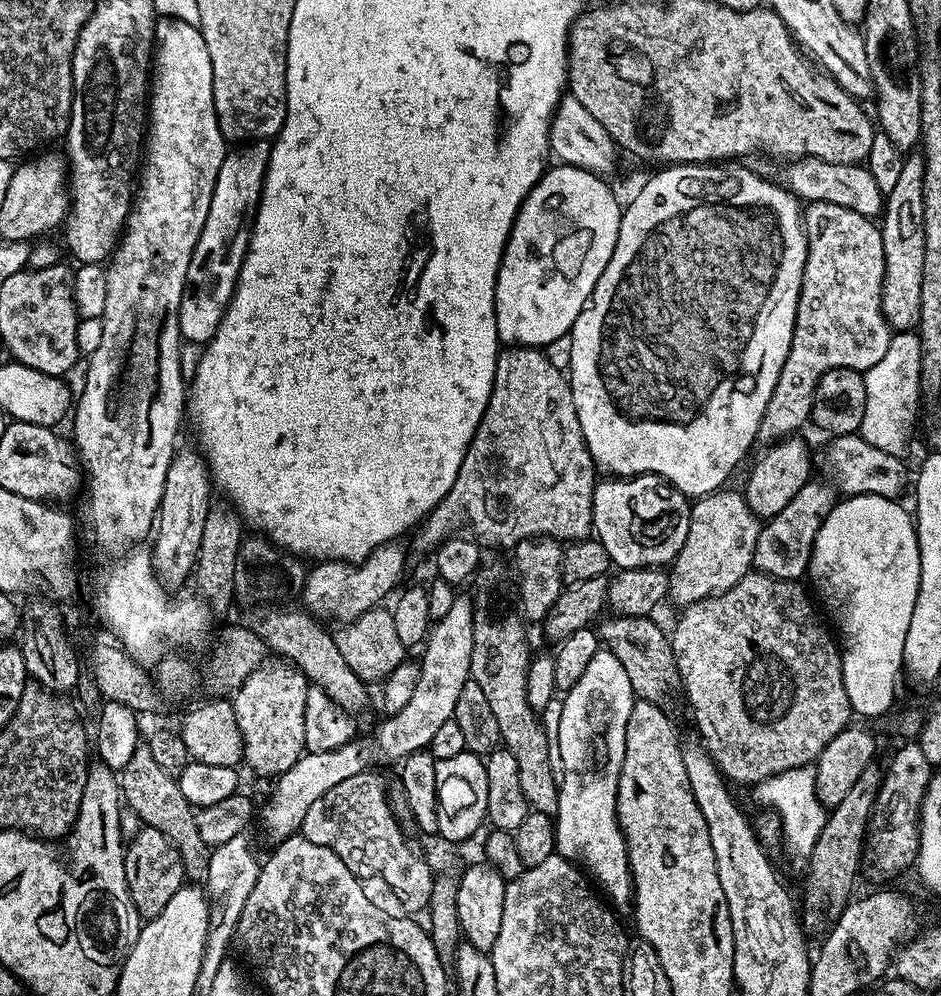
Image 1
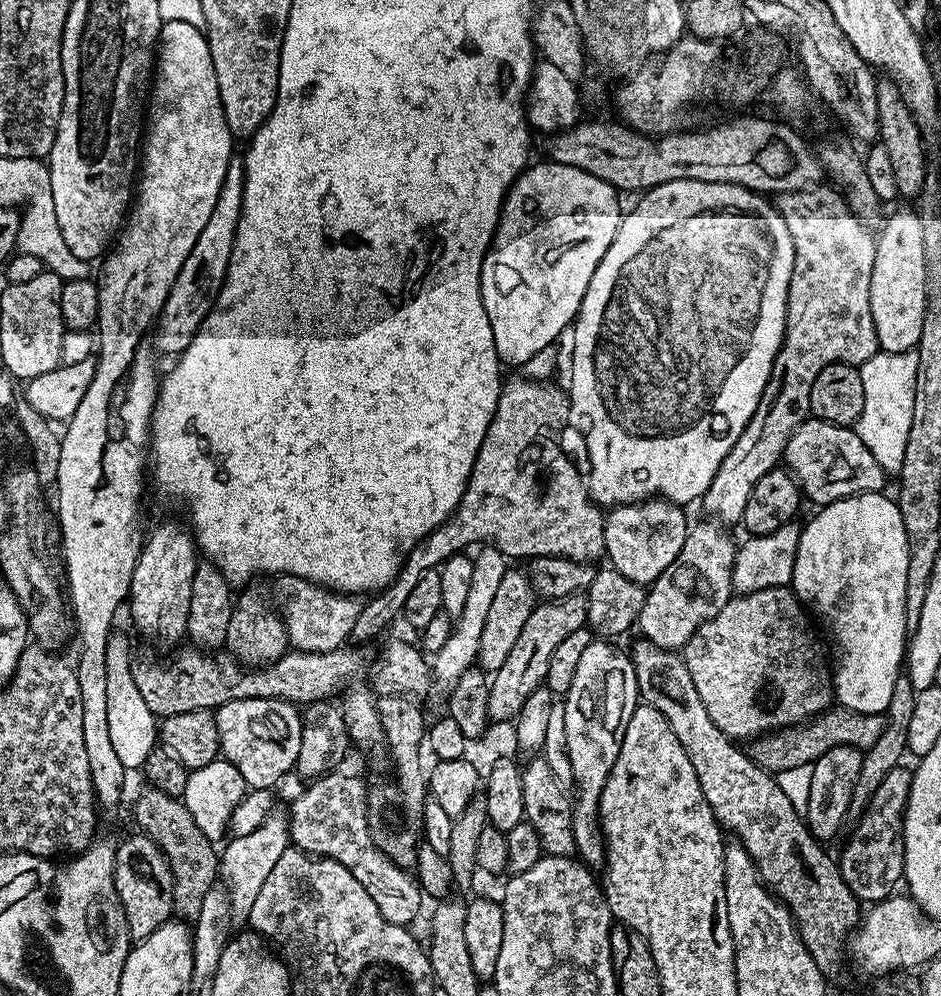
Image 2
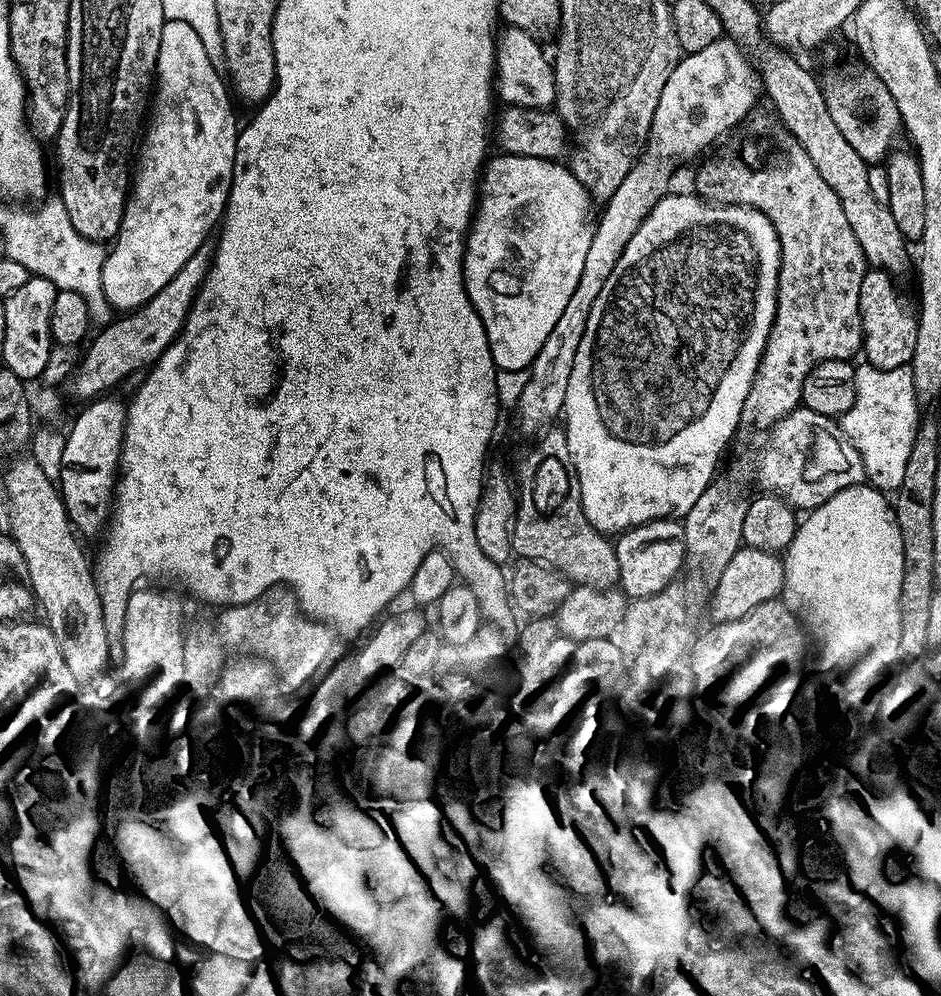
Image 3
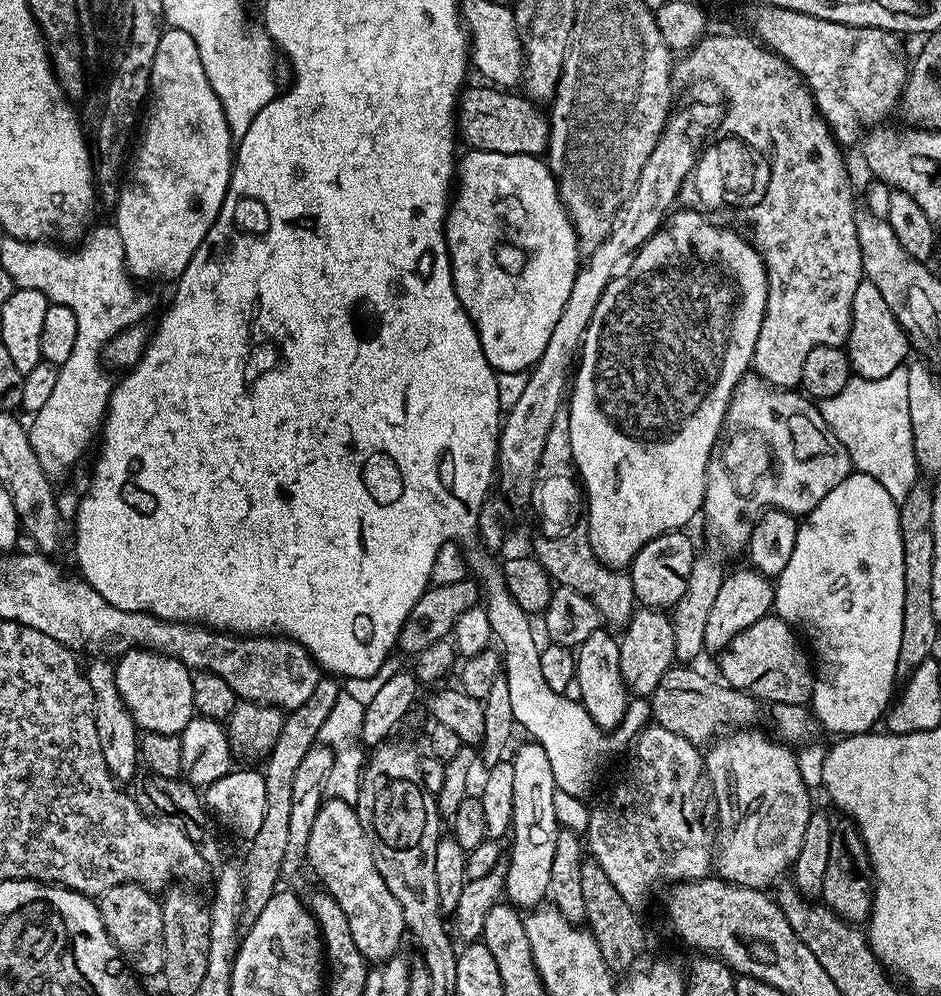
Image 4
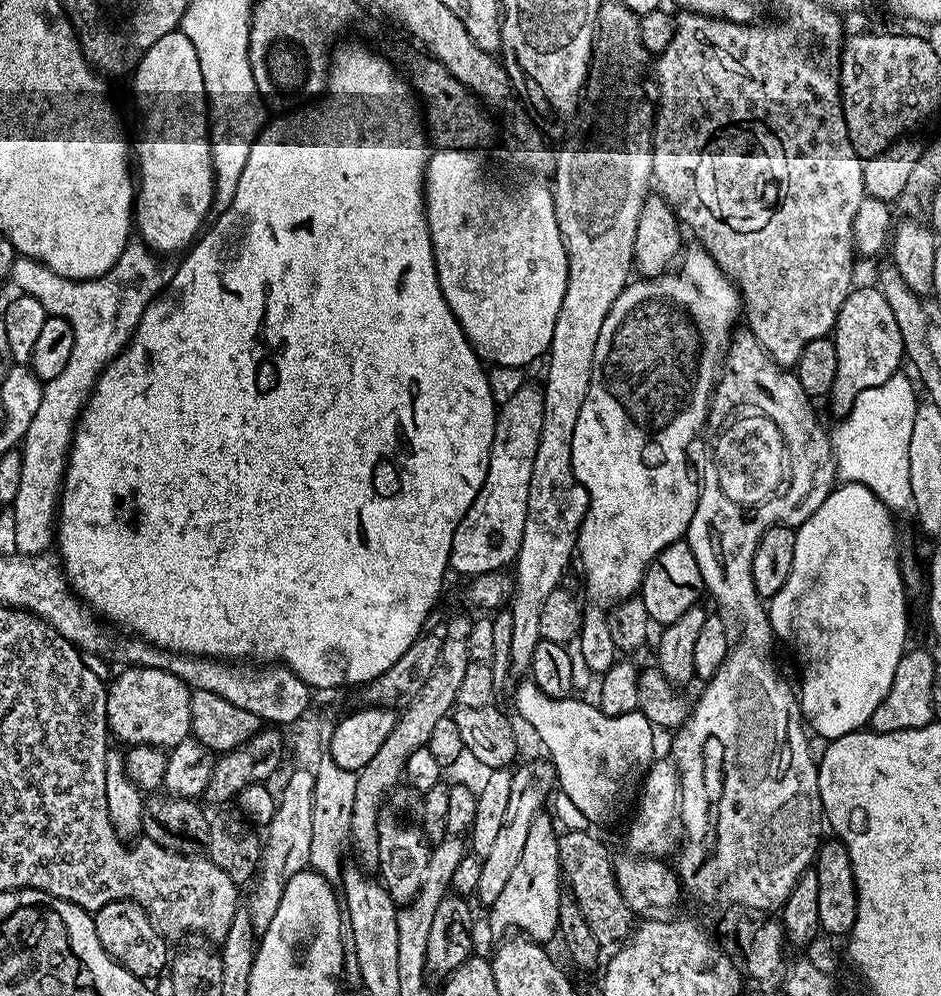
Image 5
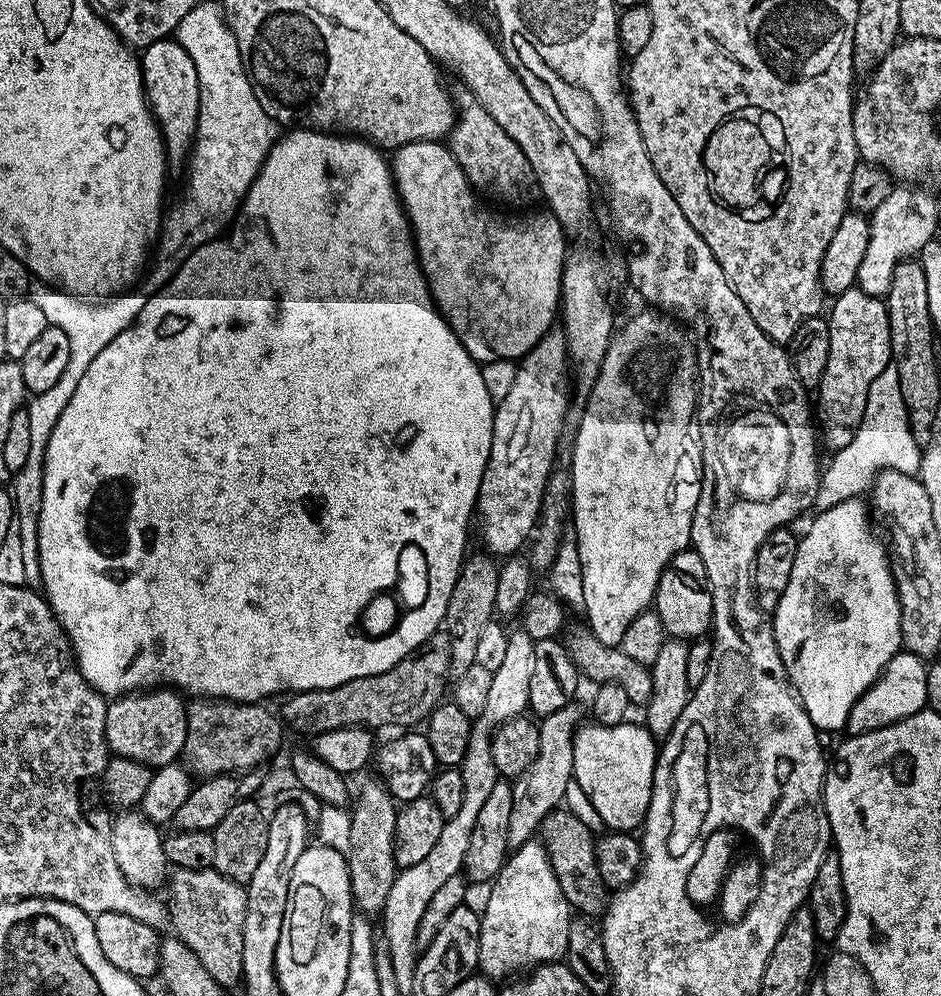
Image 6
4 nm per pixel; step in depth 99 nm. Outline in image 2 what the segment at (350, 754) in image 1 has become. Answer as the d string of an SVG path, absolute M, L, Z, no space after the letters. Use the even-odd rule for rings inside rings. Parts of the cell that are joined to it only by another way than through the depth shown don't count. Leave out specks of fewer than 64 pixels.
M491 544L483 545L477 549L473 557L473 580L470 582L469 595L466 597L465 607L462 614L455 617L451 635L448 636L443 646L433 655L431 659L431 671L433 679L443 686L450 686L462 674L466 668L475 665L478 646L481 644L482 629L490 612L490 605L494 602L495 591L502 582L508 569L507 557ZM276 810L269 811L262 823L256 830L249 834L231 837L225 843L225 850L221 851L218 860L218 872L224 876L228 885L228 893L231 898L232 925L233 927L243 927L249 918L250 910L253 909L255 899L258 898L259 891L262 890L263 883L266 882L275 863L282 858L291 843L291 821L284 813Z

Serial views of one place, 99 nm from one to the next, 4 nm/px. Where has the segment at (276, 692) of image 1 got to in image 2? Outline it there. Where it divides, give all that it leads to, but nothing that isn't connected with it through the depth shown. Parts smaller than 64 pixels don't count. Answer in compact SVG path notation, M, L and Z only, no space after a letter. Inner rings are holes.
M234 699L215 709L221 755L238 769L249 789L269 791L296 767L302 740L302 717L297 705L278 699Z

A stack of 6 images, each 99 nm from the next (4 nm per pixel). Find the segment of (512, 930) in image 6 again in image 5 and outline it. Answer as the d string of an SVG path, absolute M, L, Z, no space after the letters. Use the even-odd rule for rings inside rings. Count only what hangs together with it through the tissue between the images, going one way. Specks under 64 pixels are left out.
M539 814L530 825L526 846L511 871L502 894L490 905L492 928L499 934L515 930L537 942L548 942L558 932L558 906L562 895L560 836L546 814ZM561 888L561 889L560 889ZM508 928L508 929L507 929Z

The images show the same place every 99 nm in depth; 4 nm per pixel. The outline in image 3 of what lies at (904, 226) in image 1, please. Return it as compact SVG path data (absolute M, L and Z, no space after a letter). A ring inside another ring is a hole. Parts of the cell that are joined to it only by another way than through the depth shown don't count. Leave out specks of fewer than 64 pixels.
M881 268L865 271L860 291L860 317L862 318L862 356L867 363L882 370L894 370L911 365L916 341L915 311L907 312L900 301L900 292L892 285L893 277Z

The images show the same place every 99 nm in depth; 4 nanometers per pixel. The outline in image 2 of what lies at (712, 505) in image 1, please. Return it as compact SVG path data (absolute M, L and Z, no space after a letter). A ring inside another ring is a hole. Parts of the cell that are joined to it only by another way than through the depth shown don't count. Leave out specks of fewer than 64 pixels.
M703 519L689 527L686 542L682 542L682 550L678 550L678 558L662 570L644 597L638 632L640 628L639 635L656 648L683 649L694 633L733 599L732 571L737 541L728 537L727 527Z

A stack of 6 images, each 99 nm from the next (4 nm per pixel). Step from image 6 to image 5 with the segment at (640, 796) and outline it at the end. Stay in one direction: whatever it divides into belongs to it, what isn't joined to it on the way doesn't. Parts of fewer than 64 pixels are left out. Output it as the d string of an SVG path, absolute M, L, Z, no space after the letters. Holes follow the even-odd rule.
M531 678L521 680L524 681L516 688L516 708L548 750L547 757L556 770L555 783L564 791L565 798L592 824L608 824L611 820L618 819L624 811L627 813L634 800L634 789L643 781L648 767L654 763L657 755L657 733L650 721L639 710L608 716L595 703L587 704L584 700L576 700L577 698L550 698L542 694L542 690L538 690Z

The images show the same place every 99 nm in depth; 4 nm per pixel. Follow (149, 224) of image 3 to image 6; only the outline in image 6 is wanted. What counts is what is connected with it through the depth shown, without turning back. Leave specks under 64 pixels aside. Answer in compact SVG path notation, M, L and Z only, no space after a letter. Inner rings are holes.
M165 38L143 49L140 68L144 71L144 94L148 97L148 107L164 139L164 148L168 151L169 161L187 161L192 151L192 141L196 138L198 110L200 109L200 83L198 70L194 70L194 58L186 54L184 47L174 38Z

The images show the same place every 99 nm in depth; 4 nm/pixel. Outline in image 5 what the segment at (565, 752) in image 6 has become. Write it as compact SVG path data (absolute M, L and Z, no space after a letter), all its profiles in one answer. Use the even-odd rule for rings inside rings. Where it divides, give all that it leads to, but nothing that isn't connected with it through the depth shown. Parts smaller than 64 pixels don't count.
M542 758L534 760L520 768L516 768L512 773L509 805L506 806L505 817L502 818L501 830L497 833L490 853L481 859L482 873L479 874L478 886L476 887L476 898L490 906L498 900L498 895L502 894L503 887L506 886L507 879L510 878L511 871L523 853L526 846L527 835L530 832L530 825L534 818L541 813L541 808L548 796L550 788L555 785L556 770L551 761Z

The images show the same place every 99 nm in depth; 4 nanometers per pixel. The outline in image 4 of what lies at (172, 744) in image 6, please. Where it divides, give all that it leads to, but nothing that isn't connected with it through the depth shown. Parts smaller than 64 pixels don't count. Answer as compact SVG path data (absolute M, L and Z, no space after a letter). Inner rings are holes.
M133 648L125 656L119 657L114 667L118 692L122 694L122 702L126 702L126 710L130 710L137 729L141 733L180 736L194 717L193 673L190 669L161 652L142 648Z

